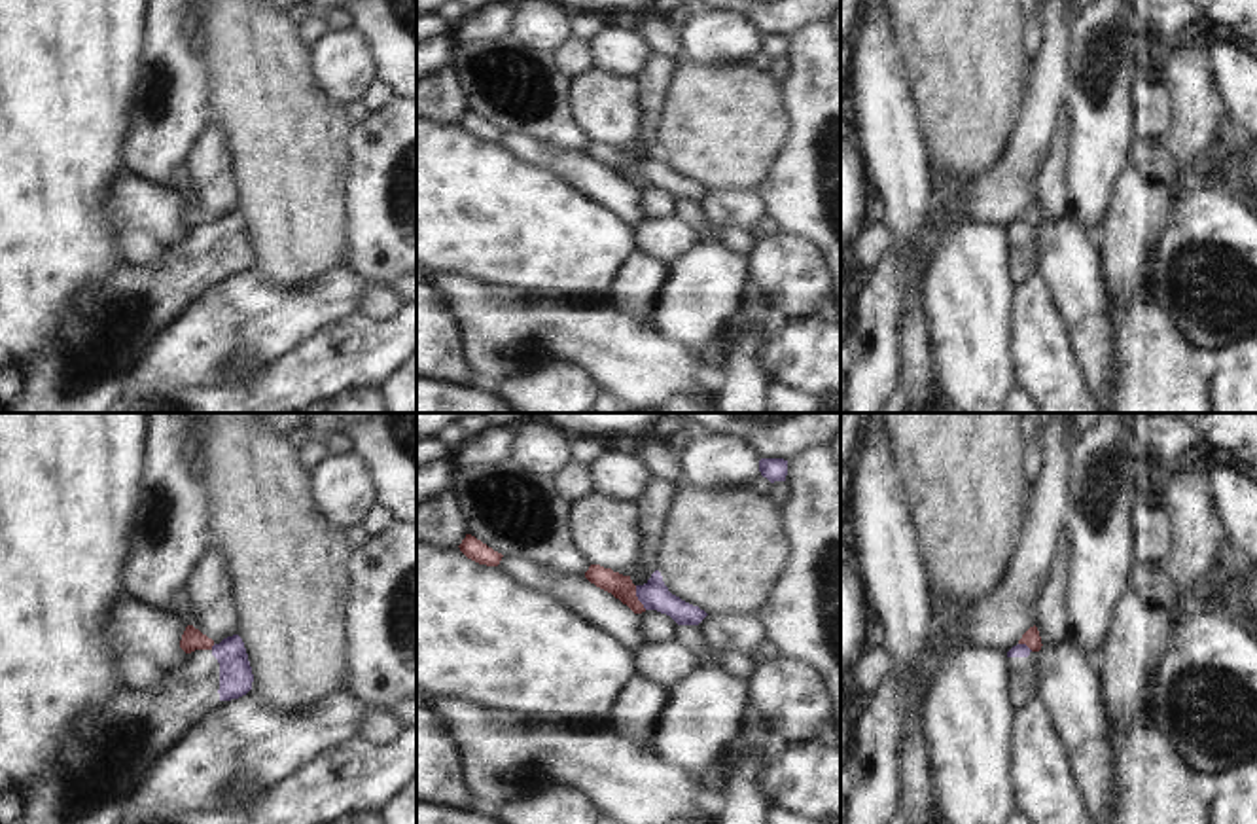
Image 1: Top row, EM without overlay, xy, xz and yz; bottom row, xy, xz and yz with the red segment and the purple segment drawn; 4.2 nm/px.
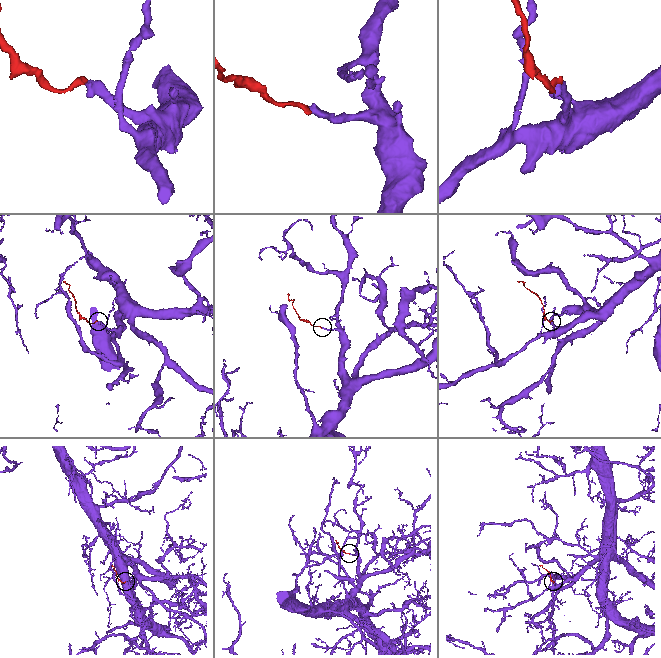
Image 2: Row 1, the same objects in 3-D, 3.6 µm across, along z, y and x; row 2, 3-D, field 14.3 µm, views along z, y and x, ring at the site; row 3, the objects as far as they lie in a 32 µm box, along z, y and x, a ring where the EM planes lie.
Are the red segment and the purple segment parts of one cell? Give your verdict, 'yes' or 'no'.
no

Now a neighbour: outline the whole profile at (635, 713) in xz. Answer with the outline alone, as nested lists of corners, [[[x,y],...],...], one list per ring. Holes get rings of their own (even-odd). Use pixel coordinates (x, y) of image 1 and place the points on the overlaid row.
[[[630,678],[621,688],[604,720],[611,731],[627,739],[647,743],[666,703],[666,690],[668,686],[647,678]]]

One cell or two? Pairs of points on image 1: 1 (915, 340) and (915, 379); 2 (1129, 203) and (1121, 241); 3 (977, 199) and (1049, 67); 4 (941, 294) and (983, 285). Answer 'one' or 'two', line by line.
1: one
2: one
3: one
4: one

